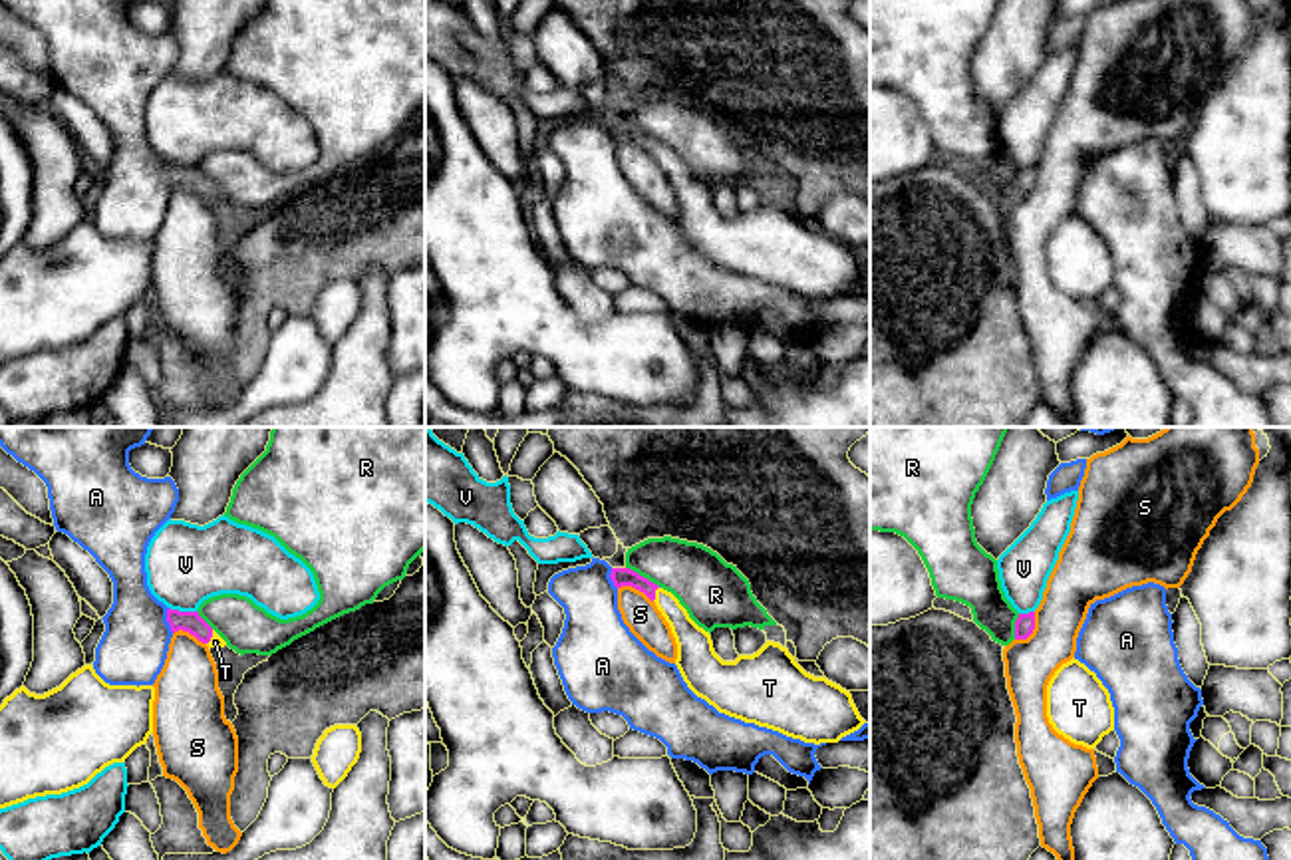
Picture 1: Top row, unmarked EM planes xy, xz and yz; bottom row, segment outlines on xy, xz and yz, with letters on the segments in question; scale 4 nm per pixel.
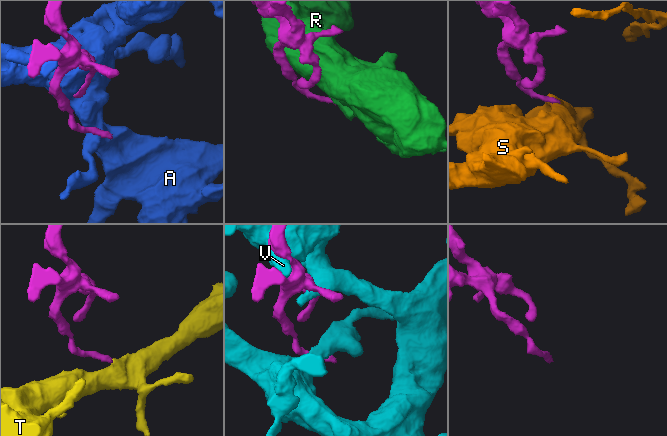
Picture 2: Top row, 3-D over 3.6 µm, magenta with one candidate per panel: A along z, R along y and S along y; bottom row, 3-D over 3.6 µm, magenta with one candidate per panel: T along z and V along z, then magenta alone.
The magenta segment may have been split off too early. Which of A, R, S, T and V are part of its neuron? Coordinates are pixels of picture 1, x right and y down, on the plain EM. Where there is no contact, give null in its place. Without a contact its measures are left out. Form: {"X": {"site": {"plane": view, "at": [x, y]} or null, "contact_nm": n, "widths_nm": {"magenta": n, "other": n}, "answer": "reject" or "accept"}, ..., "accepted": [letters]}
{"A": {"site": {"plane": "xy", "at": [167, 175]}, "contact_nm": 110, "widths_nm": {"magenta": 90, "other": 280}, "answer": "reject"}, "R": {"site": {"plane": "xz", "at": [642, 132]}, "contact_nm": 170, "widths_nm": {"magenta": 80, "other": 240}, "answer": "reject"}, "S": {"site": {"plane": "yz", "at": [1033, 183]}, "contact_nm": 150, "widths_nm": {"magenta": 80, "other": 220}, "answer": "reject"}, "T": {"site": {"plane": "xz", "at": [654, 149]}, "contact_nm": 70, "widths_nm": {"magenta": 80, "other": 140}, "answer": "accept"}, "V": {"site": {"plane": "xy", "at": [183, 167]}, "contact_nm": 110, "widths_nm": {"magenta": 90, "other": 320}, "answer": "reject"}, "accepted": ["T"]}

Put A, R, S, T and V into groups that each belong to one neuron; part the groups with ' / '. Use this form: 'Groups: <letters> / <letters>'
Groups: A / R / S / T / V

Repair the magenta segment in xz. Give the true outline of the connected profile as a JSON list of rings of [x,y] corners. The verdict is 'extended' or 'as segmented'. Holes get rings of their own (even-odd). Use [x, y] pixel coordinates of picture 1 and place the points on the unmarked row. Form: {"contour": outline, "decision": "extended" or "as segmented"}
{"contour": [[[612,123],[610,133],[616,143],[632,141],[644,147],[657,161],[675,193],[675,220],[683,236],[697,252],[705,254],[719,268],[814,300],[838,298],[842,292],[858,286],[866,278],[852,256],[850,246],[826,232],[806,228],[781,199],[767,197],[753,211],[739,211],[735,216],[723,216],[713,205],[709,187],[689,173],[687,165],[671,147],[630,123]]], "decision": "extended"}

